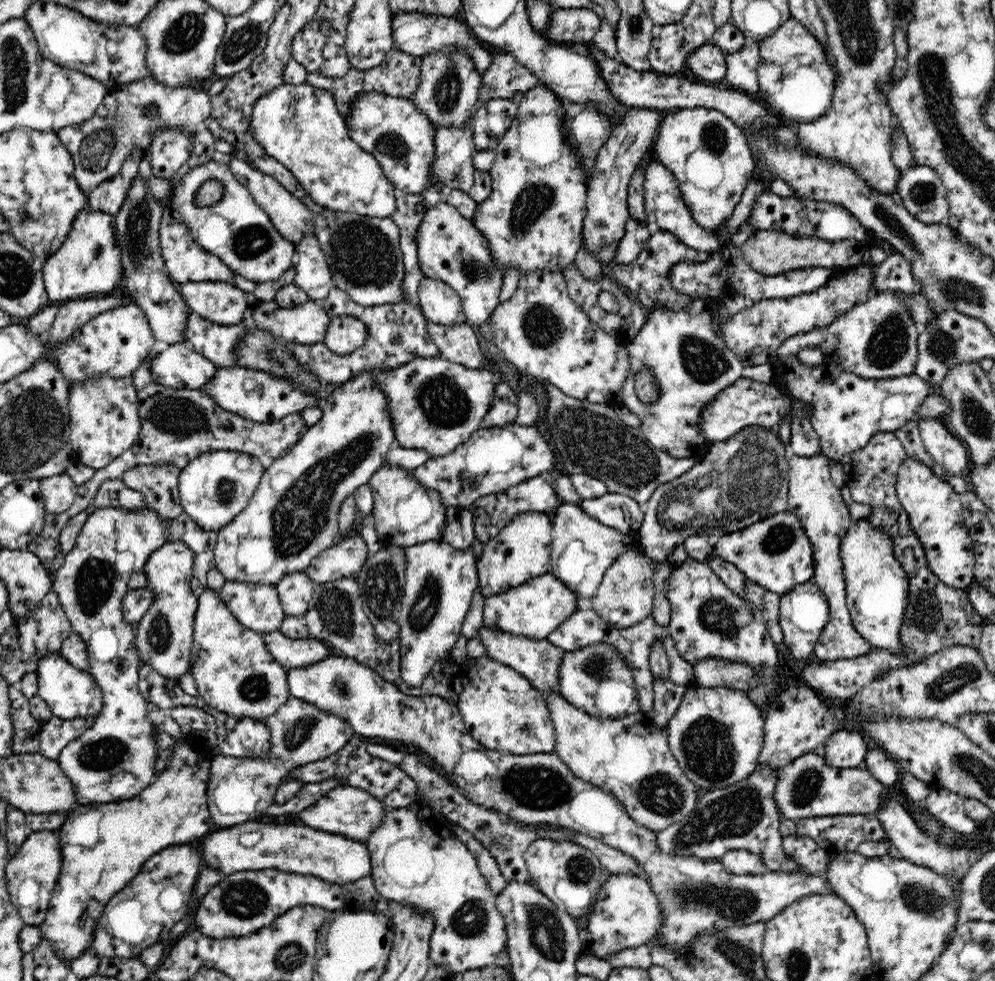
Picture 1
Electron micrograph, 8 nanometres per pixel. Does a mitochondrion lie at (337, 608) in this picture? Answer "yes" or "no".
yes

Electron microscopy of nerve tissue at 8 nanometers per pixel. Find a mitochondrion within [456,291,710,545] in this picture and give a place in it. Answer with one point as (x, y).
(602, 446)

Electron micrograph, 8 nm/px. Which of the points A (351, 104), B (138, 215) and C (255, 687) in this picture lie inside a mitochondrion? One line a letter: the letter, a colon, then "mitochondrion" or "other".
A: other
B: mitochondrion
C: mitochondrion

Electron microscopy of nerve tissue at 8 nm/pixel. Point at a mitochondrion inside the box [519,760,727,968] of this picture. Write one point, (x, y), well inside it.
(546, 931)

